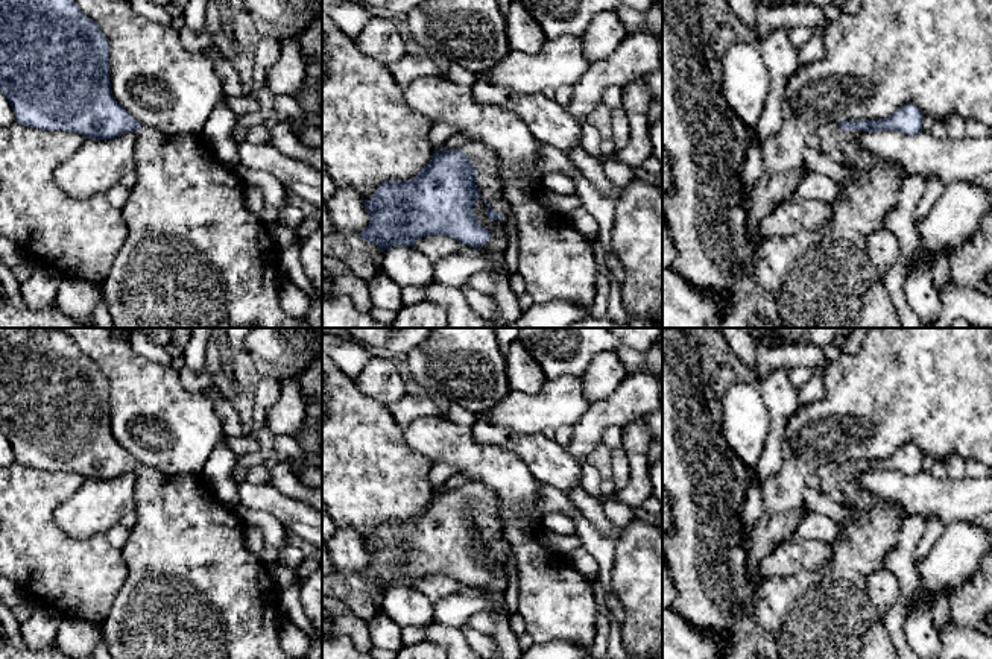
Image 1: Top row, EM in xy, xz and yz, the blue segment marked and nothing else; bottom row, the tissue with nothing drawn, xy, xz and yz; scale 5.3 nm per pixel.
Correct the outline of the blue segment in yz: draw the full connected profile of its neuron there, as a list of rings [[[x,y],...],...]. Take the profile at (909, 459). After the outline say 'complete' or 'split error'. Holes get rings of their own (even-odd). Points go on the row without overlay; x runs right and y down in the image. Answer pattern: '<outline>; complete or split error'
[[[907,443],[887,459],[826,463],[817,471],[820,490],[828,501],[848,507],[852,518],[840,522],[842,534],[831,545],[831,560],[819,569],[757,585],[757,618],[775,641],[779,659],[899,659],[896,647],[870,601],[867,579],[884,569],[883,557],[892,550],[905,513],[898,504],[861,487],[858,477],[872,471],[922,472],[924,452]]]; split error

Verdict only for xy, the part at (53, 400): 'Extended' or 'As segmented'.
Extended

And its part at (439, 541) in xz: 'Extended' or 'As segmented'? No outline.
Extended

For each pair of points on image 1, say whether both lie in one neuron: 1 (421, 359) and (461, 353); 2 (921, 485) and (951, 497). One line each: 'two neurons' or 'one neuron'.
1: one neuron
2: one neuron

